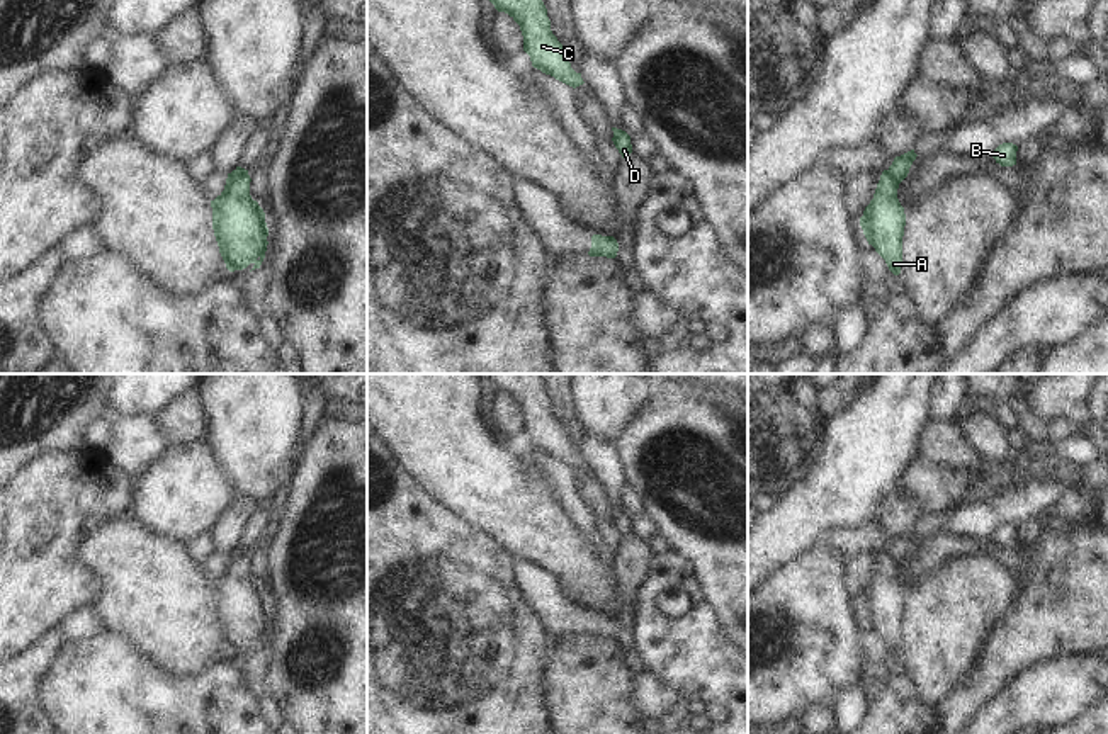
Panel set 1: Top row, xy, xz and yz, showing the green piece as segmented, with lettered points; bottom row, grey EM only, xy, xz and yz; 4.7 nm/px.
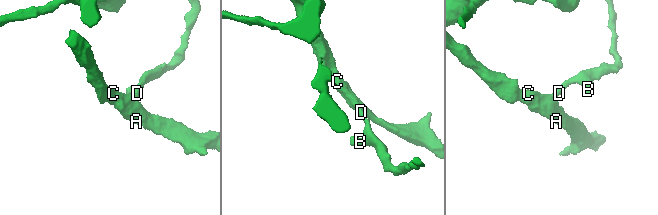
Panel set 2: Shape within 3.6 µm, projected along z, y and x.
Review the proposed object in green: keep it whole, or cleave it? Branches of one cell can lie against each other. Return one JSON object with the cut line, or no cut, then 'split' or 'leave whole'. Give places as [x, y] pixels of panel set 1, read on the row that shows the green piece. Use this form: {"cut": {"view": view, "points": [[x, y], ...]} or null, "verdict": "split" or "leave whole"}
{"cut": {"view": "yz", "points": [[887, 170], [899, 182]]}, "verdict": "split"}

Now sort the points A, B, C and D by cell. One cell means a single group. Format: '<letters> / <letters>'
A C / B D

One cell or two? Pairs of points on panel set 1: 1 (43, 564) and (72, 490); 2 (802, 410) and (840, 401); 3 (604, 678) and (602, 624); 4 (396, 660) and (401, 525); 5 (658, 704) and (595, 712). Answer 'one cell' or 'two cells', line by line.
1: one cell
2: two cells
3: two cells
4: one cell
5: two cells

